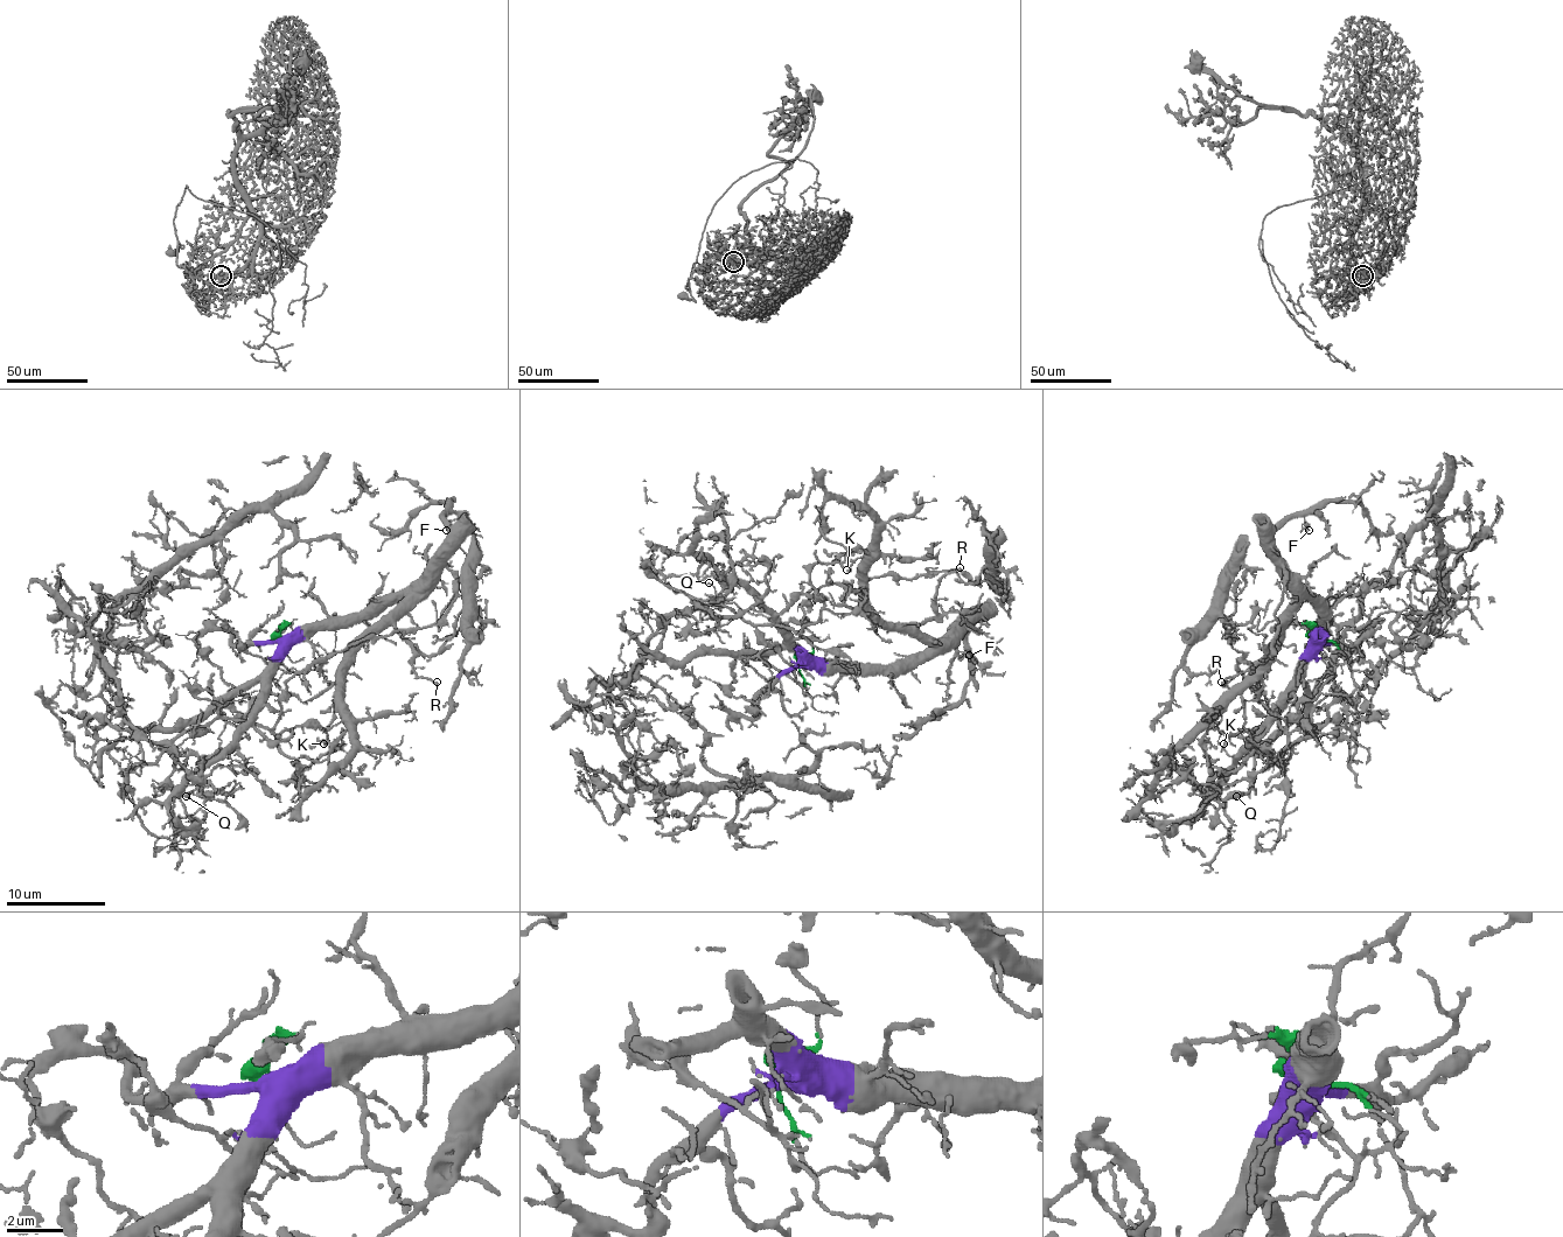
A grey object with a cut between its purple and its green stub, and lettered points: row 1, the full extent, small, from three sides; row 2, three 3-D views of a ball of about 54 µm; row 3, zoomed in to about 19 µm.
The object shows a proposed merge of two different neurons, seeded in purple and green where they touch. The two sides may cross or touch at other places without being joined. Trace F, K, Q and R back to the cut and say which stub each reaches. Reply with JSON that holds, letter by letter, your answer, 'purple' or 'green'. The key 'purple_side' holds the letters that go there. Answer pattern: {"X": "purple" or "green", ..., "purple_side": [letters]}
{"F": "purple", "K": "purple", "Q": "green", "R": "purple", "purple_side": ["F", "K", "R"]}

